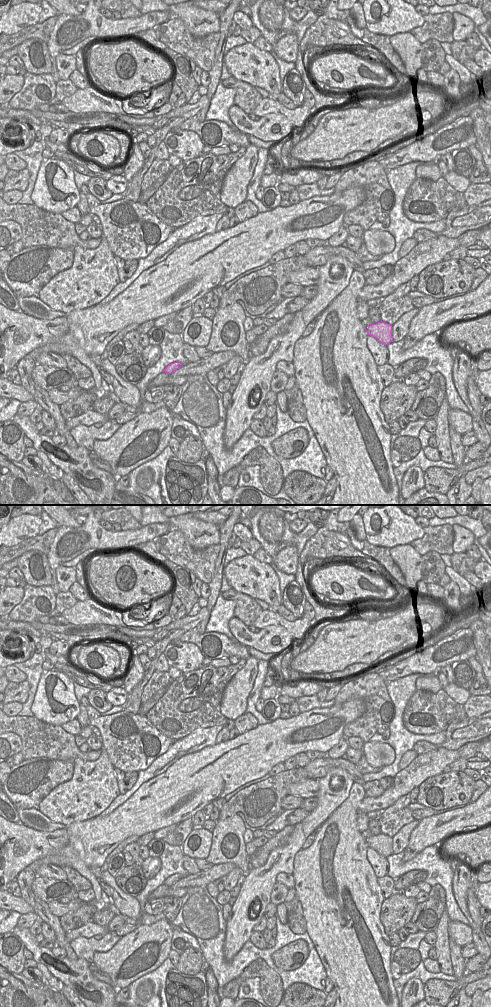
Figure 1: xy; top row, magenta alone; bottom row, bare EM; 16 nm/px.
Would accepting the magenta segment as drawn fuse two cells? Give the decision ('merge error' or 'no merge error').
no merge error

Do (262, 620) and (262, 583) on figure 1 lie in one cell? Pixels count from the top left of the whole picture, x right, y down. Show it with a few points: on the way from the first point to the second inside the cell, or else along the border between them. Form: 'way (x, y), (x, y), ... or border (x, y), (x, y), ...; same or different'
border (270, 608), (275, 610); different

